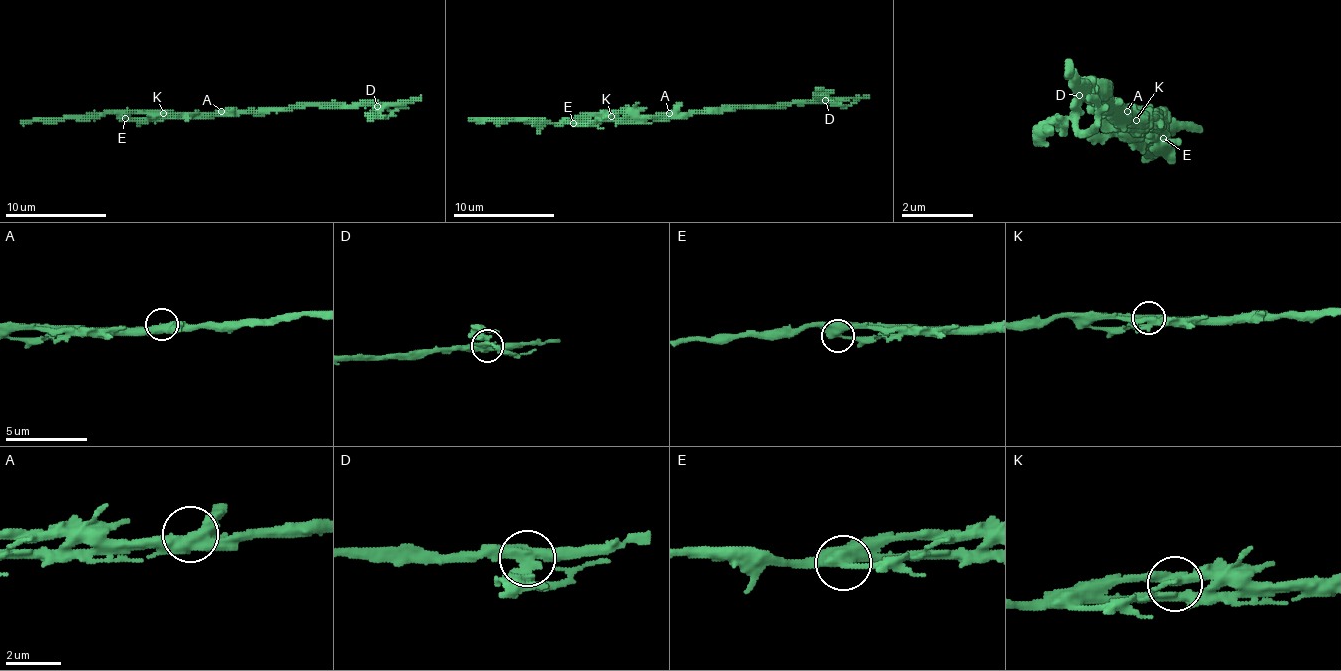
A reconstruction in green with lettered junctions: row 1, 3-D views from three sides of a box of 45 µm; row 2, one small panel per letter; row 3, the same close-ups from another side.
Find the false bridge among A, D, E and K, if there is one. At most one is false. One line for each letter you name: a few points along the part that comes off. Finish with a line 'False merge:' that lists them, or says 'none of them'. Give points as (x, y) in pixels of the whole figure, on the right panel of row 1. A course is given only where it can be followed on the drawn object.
D: foreign part runs (1082, 93), (1082, 129), (1100, 120), (1091, 102)
False merge: D

